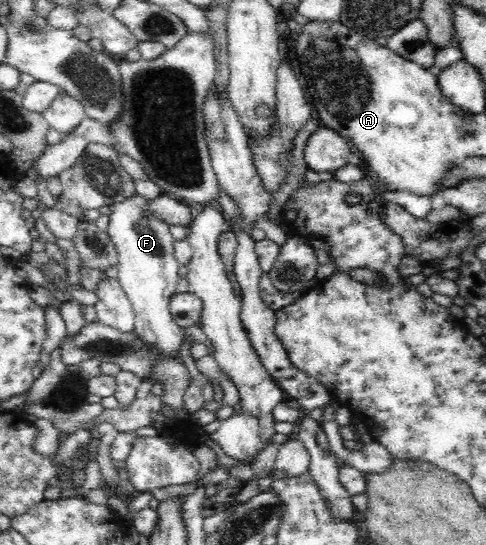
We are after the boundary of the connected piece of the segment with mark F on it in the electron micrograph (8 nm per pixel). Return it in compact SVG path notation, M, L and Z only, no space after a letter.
M138 192L124 201L112 202L109 223L106 232L112 238L118 254L118 276L117 279L130 298L134 313L134 332L142 342L146 342L150 348L156 346L160 359L150 367L153 377L149 381L163 385L162 396L163 407L180 407L181 413L178 419L188 419L189 413L185 410L182 397L190 387L192 379L188 374L186 365L180 359L180 347L184 331L174 323L173 315L169 310L169 301L176 294L180 267L175 257L173 237L168 229L168 224L160 218L152 217L147 211L148 205L153 199L146 198Z

